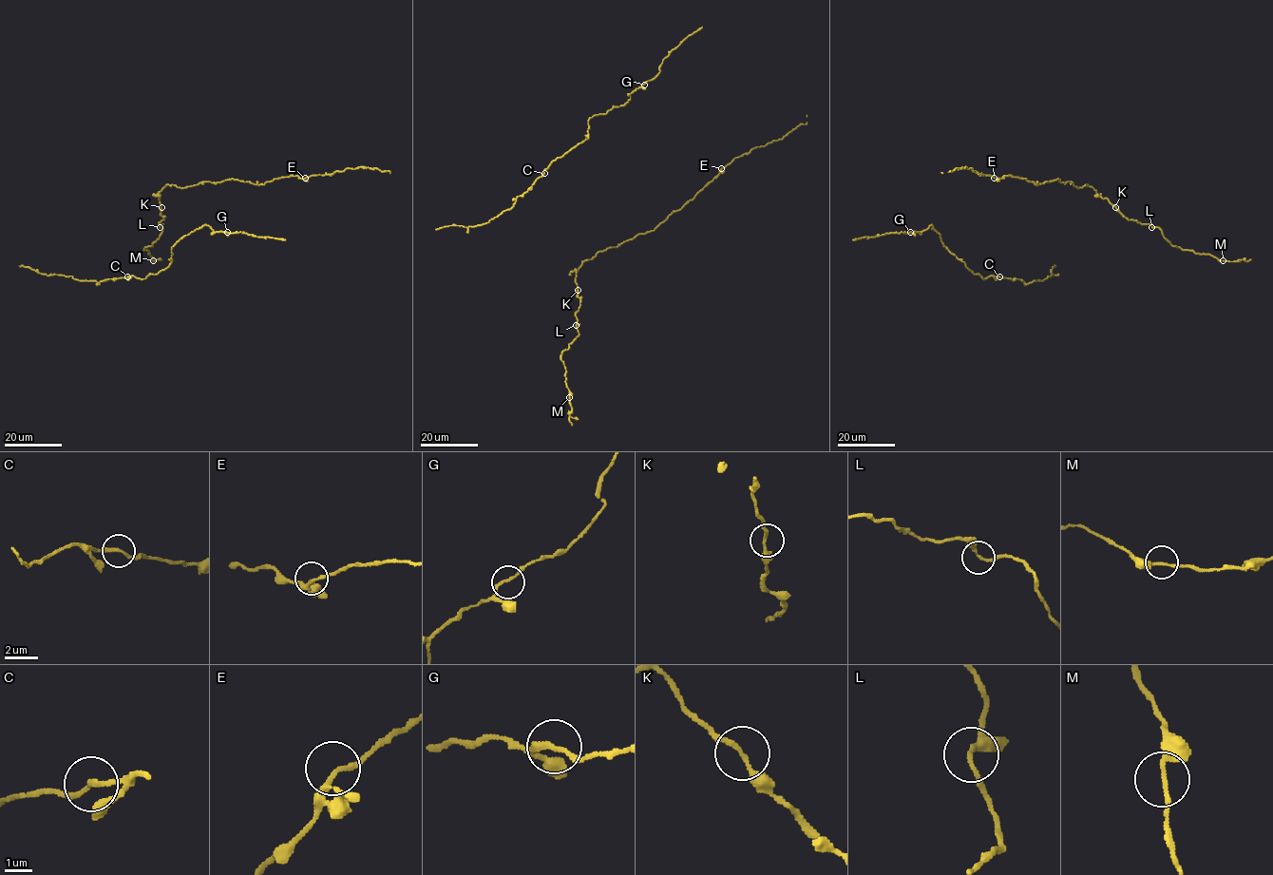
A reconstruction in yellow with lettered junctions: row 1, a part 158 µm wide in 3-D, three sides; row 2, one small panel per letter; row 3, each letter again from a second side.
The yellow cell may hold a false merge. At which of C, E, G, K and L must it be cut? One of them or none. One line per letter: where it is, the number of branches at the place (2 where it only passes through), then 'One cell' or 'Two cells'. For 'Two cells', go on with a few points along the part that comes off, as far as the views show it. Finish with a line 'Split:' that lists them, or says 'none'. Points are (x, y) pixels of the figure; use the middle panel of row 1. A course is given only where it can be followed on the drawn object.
C: Place: (544, 173). Branches: 2. One cell
E: Place: (721, 168). Branches: 2. One cell
G: Place: (644, 85). Branches: 2. One cell
K: Place: (578, 290). Branches: 2. One cell
L: Place: (576, 325). Branches: 2. One cell
Split: none

